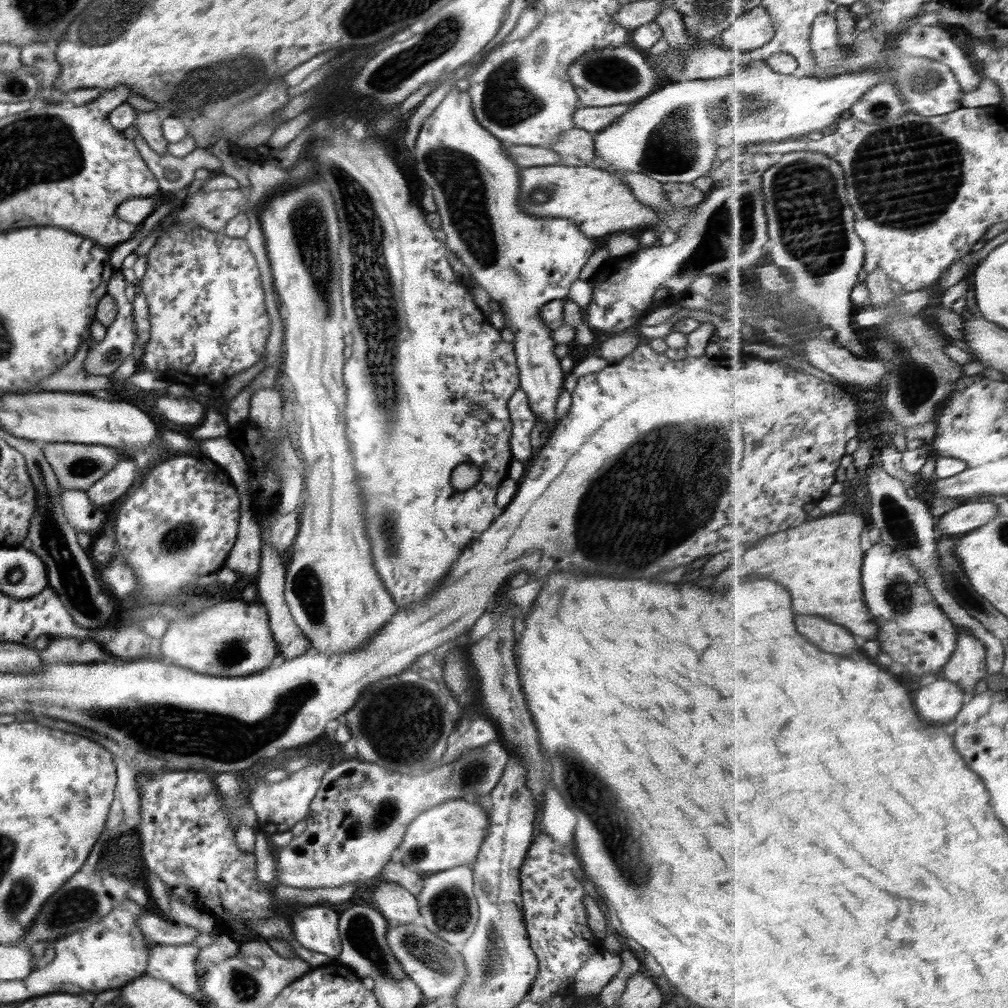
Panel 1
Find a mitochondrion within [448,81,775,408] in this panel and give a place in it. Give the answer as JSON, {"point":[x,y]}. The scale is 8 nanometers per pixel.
{"point":[669,150]}

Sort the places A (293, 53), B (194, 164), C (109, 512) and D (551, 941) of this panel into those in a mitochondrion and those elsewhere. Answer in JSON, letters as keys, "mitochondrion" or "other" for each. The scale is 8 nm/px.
{"A":"other","B":"other","C":"other","D":"other"}

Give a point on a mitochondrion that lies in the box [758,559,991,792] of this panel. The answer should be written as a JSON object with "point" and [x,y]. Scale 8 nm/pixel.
{"point":[897,595]}

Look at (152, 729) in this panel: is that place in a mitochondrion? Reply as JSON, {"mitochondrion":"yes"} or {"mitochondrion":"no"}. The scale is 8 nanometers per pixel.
{"mitochondrion":"yes"}

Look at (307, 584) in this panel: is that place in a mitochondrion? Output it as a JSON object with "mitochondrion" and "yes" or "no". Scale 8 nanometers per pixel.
{"mitochondrion":"yes"}

